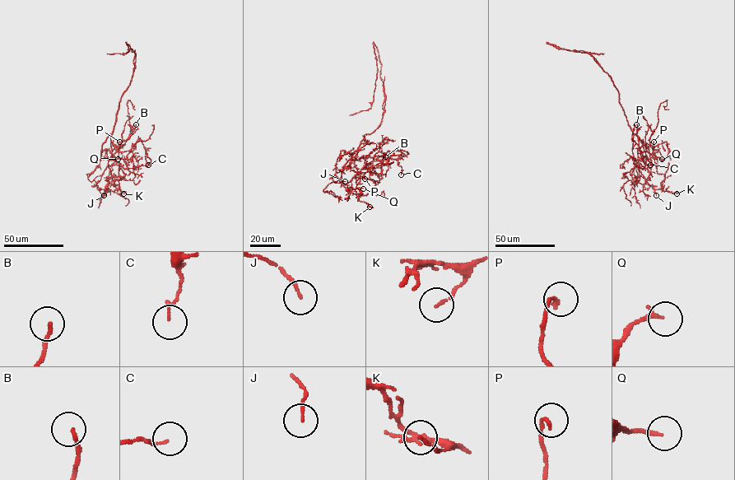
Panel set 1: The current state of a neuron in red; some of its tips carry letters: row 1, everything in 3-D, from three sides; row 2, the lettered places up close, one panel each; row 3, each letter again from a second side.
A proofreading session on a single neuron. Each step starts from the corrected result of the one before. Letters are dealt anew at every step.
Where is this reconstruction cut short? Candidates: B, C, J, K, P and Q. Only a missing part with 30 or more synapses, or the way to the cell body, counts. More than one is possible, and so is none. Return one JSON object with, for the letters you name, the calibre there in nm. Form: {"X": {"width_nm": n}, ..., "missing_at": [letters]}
{"missing_at": []}

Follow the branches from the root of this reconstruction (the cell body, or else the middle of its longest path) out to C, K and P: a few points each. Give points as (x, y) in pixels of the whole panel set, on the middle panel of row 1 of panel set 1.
C: (365, 135), (343, 167), (342, 181), (364, 178), (372, 165), (379, 167), (389, 158), (397, 161), (401, 174)
K: (365, 135), (355, 152), (341, 152), (335, 164), (335, 175), (350, 192), (359, 194), (359, 201), (369, 207)
P: (365, 135), (341, 172), (345, 184), (353, 177), (365, 179)

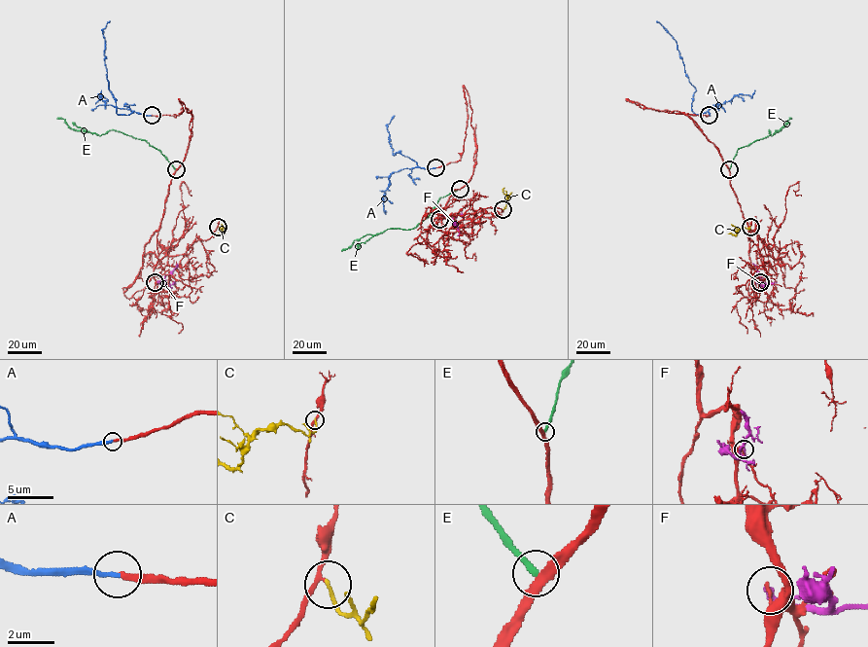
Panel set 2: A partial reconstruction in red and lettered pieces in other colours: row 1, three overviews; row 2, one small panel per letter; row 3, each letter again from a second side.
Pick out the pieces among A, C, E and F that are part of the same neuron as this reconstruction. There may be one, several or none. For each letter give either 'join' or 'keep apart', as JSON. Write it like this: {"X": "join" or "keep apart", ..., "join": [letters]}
{"A": "join", "C": "keep apart", "E": "keep apart", "F": "keep apart", "join": ["A"]}

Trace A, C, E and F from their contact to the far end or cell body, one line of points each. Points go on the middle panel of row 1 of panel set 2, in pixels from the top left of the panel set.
A: (435, 167), (419, 167), (400, 151), (394, 155), (387, 125), (394, 116)
C: (503, 209), (508, 197), (503, 190), (504, 187)
E: (460, 189), (440, 197), (431, 214), (415, 228), (391, 228), (375, 234), (366, 234), (341, 251)
F: (439, 219), (449, 220), (462, 212)

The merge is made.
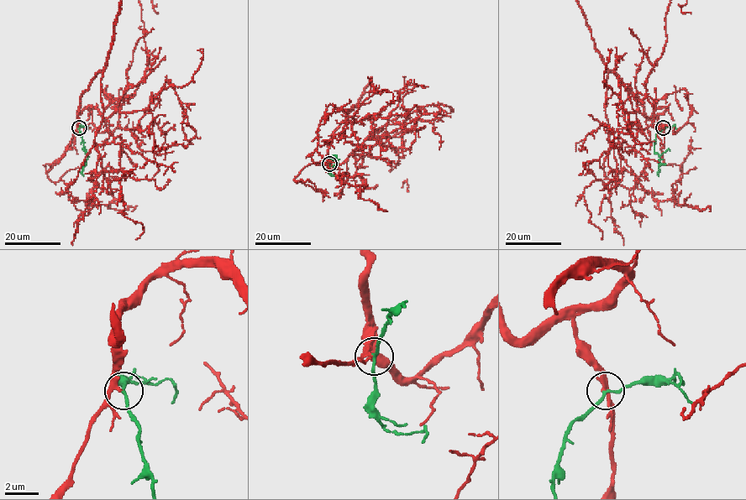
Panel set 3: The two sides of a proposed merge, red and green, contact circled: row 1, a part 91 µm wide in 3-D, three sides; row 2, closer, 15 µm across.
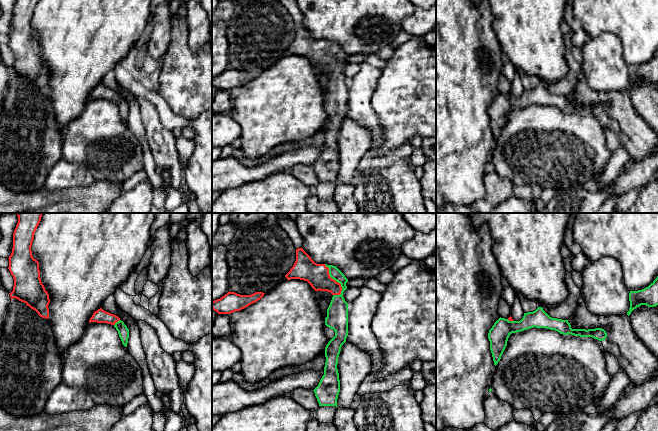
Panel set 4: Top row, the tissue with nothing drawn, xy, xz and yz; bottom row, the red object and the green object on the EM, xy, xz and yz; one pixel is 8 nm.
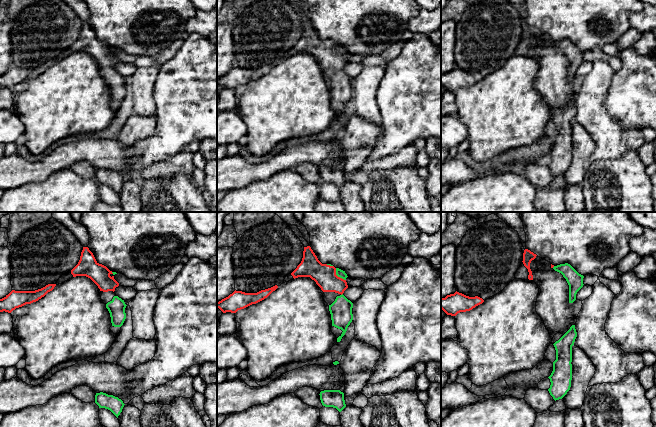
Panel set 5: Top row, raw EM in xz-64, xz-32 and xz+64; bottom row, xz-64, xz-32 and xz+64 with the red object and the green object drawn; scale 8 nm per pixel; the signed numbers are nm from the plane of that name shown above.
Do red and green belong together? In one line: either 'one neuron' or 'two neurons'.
one neuron

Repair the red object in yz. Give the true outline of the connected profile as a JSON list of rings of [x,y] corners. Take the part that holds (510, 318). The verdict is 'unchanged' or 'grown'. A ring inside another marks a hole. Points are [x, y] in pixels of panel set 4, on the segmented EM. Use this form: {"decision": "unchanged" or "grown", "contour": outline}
{"decision": "grown", "contour": [[[538,307],[533,312],[524,313],[520,321],[514,321],[510,316],[508,319],[499,318],[489,330],[488,339],[492,353],[494,365],[496,366],[507,346],[507,341],[512,333],[521,332],[530,328],[546,328],[555,330],[563,335],[574,335],[580,337],[592,337],[603,341],[607,333],[602,328],[595,329],[572,329],[568,320],[550,317],[542,307]]]}

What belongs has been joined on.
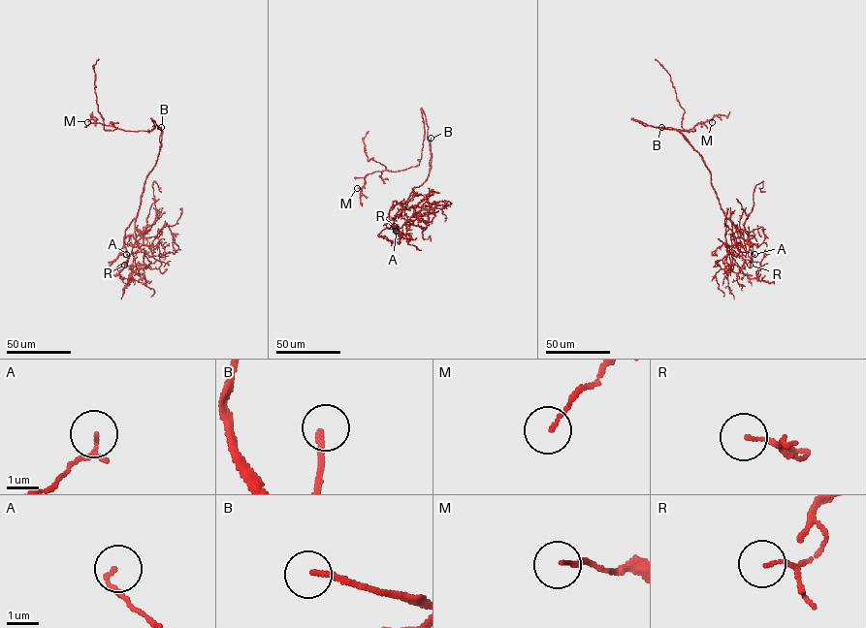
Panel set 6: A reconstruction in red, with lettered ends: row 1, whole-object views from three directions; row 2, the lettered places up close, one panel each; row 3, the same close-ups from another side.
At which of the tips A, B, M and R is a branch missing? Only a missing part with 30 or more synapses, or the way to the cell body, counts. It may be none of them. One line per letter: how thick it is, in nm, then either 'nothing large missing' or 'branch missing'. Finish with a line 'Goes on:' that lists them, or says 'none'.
A: 90 nm thick; nothing large missing
B: 170 nm thick; branch missing
M: 120 nm thick; nothing large missing
R: 100 nm thick; nothing large missing
Goes on: B

